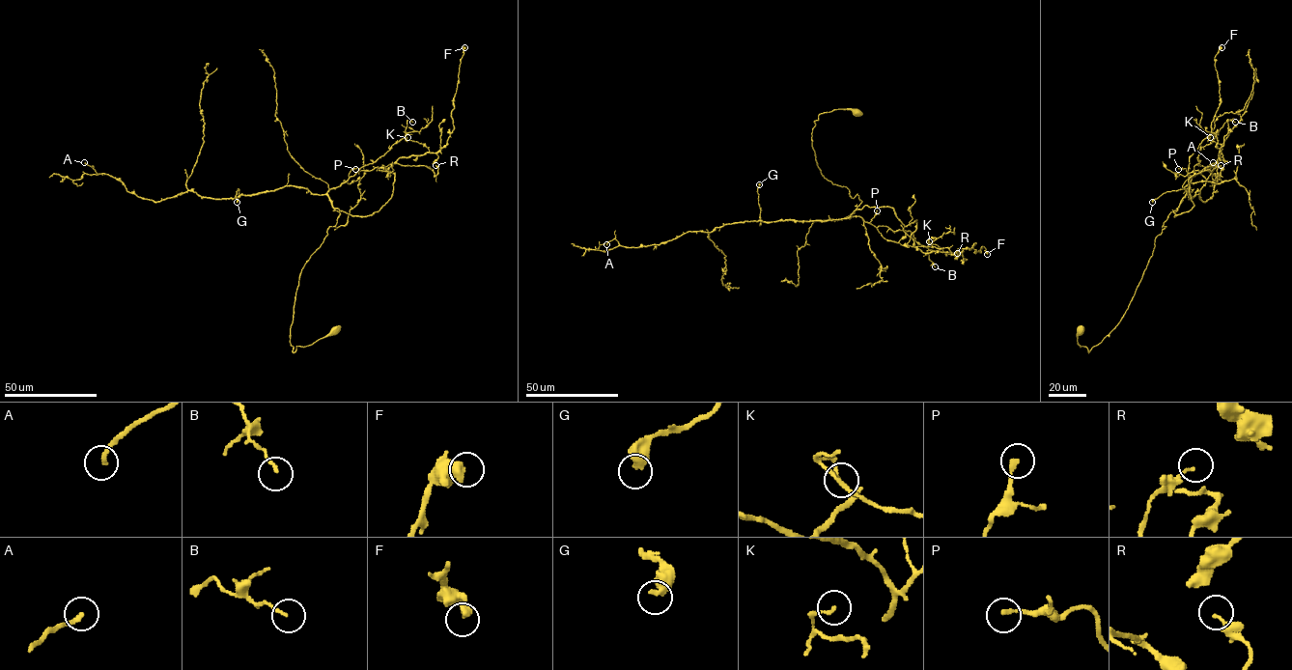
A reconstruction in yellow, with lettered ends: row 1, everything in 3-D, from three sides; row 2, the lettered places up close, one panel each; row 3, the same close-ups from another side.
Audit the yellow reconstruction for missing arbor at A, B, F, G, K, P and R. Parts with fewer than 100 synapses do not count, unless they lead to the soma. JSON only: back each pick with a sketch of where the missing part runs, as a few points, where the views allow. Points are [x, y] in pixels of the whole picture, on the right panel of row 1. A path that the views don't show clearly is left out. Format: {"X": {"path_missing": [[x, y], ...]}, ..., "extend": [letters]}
{"extend": []}

